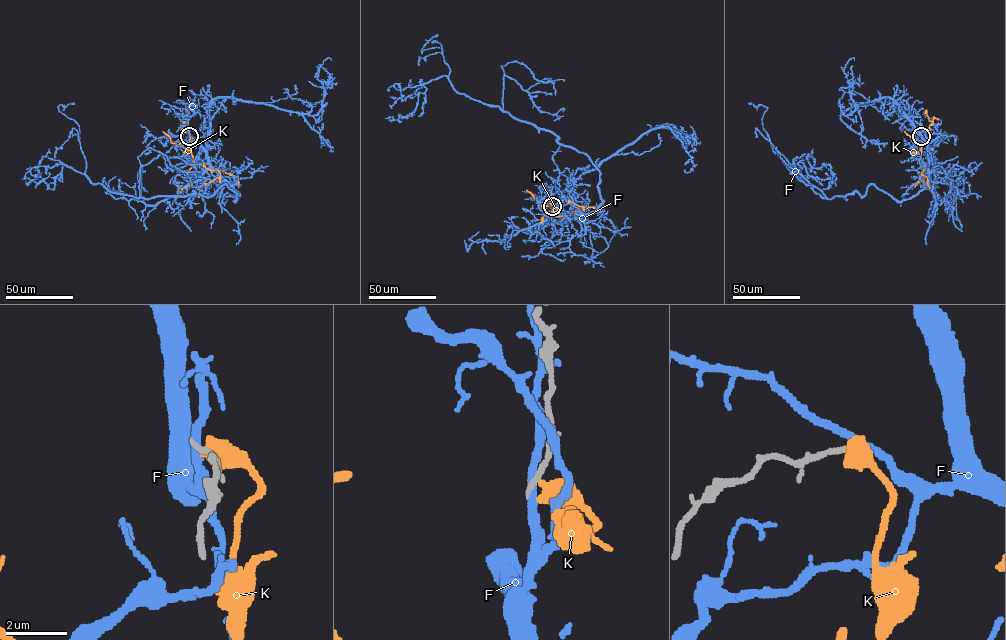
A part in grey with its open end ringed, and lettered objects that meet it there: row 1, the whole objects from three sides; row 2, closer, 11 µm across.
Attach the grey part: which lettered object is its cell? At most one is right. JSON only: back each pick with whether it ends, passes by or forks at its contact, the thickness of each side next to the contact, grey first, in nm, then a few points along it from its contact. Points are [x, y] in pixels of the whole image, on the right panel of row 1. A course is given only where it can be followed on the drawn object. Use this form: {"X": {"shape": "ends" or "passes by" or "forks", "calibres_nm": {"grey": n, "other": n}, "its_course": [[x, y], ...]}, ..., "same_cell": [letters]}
{"same_cell": []}

